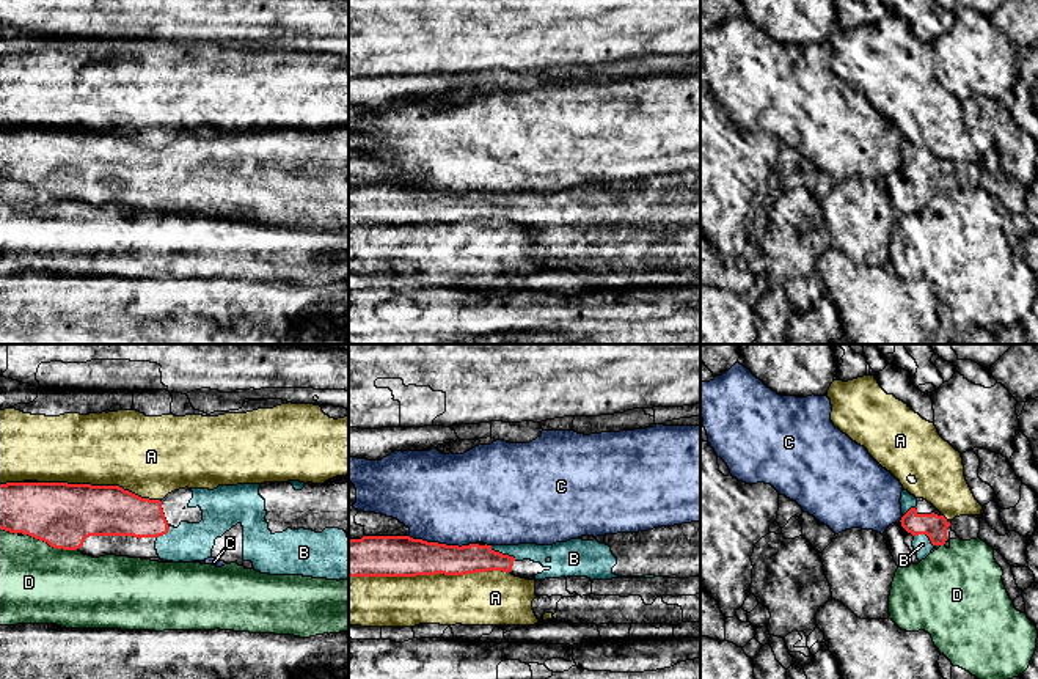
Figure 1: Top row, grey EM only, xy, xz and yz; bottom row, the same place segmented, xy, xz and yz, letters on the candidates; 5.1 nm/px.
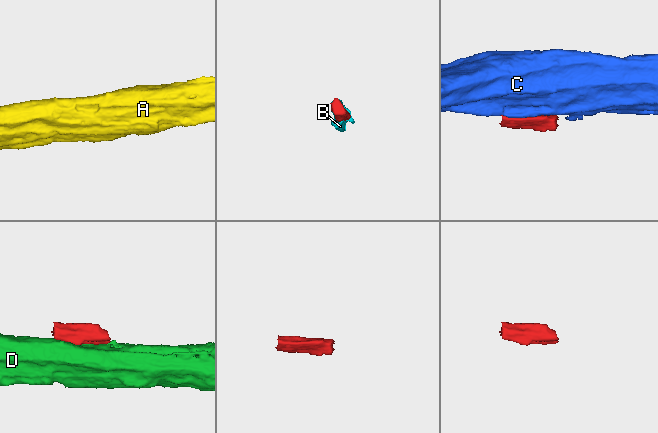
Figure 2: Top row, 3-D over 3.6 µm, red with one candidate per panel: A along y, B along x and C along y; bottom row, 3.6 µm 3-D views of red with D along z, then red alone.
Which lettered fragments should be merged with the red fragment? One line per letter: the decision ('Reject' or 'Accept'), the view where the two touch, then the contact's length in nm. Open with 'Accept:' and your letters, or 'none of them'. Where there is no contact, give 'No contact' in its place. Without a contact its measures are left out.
Accept: B
A: Reject. Touches red in xz. Shared border 800 nm
B: Accept. Touches red in xz. Shared border 150 nm
C: Reject. Touches red in xz. Shared border 360 nm
D: Reject. Touches red in xy. Shared border 280 nm

